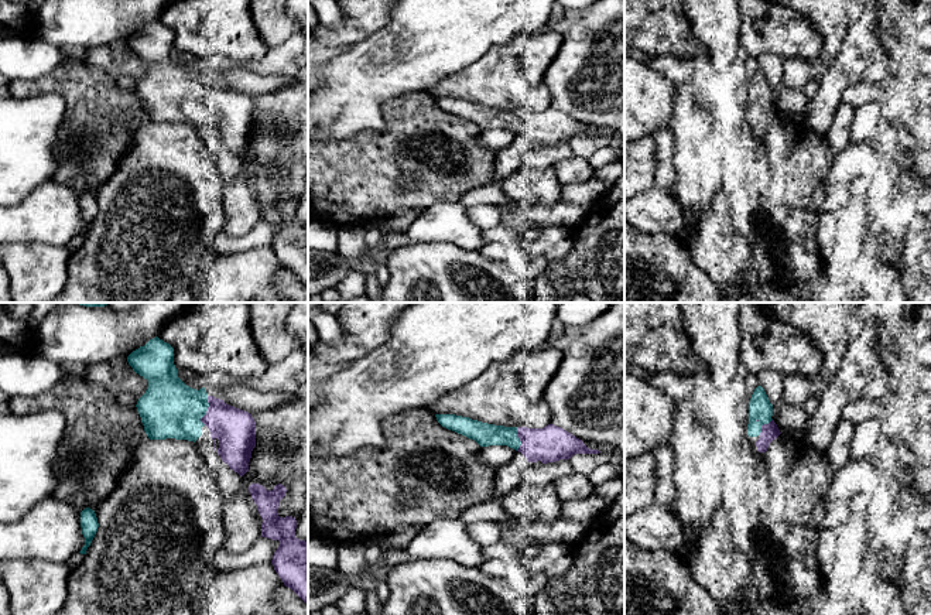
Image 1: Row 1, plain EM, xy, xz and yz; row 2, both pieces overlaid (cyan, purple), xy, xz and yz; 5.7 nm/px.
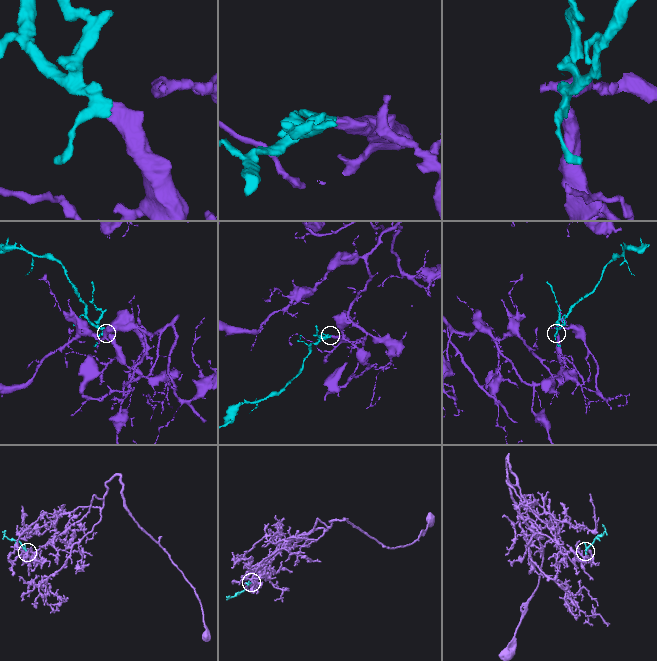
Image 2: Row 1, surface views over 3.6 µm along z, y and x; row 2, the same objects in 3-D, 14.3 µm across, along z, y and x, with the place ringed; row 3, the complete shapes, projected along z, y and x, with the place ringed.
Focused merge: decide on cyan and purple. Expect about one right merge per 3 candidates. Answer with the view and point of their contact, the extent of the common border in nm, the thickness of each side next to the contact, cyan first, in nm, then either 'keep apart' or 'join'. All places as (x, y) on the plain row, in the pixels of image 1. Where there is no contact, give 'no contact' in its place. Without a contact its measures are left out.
xy (206, 94) | 170 nm | 340/240 nm | join

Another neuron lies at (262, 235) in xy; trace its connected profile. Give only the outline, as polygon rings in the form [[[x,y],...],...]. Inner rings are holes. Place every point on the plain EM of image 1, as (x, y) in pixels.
[[[259,221],[254,228],[240,238],[233,238],[220,230],[212,240],[210,250],[219,253],[237,253],[254,247],[270,247],[280,225],[267,221]]]

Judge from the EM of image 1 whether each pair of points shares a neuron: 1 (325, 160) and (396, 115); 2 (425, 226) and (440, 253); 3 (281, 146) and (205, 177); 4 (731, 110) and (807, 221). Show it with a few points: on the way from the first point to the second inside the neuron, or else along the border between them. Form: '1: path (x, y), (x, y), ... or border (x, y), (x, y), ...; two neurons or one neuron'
1: path (345, 160), (359, 160), (384, 135); one neuron
2: border (413, 242), (449, 242), (466, 250); two neurons
3: border (225, 184), (223, 218); two neurons
4: path (736, 144), (749, 188), (773, 212); one neuron

